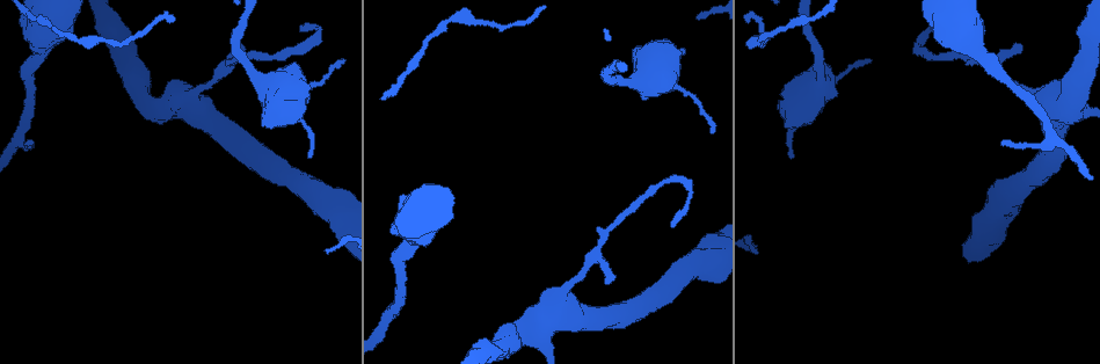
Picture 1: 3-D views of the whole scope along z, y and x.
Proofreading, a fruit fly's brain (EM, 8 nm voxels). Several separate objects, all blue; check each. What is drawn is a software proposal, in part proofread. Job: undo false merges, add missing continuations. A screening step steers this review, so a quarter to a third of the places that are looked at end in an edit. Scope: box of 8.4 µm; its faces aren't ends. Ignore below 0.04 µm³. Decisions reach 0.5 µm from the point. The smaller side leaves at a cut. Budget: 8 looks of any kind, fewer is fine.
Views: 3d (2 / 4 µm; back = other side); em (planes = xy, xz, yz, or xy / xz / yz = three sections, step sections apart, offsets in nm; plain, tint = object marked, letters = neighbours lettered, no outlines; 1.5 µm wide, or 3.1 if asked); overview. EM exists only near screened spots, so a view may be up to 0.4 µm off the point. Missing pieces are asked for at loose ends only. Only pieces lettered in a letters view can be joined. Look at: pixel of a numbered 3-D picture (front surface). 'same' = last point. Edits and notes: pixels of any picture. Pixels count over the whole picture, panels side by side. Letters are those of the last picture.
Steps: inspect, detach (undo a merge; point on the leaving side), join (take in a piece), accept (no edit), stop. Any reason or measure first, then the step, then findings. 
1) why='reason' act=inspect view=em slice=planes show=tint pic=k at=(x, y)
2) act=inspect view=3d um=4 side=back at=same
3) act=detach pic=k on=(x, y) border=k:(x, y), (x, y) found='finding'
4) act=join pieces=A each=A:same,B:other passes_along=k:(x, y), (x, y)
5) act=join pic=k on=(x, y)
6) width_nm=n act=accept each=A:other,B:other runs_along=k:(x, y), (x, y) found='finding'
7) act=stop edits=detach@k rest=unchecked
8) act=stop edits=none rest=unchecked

why='thin end' act=inspect view=em slice=xz step=8 show=tint pic=1 at=(300, 30)

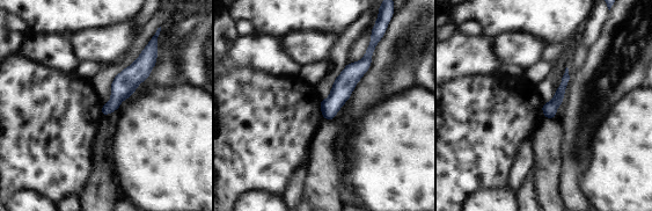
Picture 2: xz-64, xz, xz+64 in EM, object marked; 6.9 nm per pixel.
act=inspect view=em slice=planes show=letters at=same

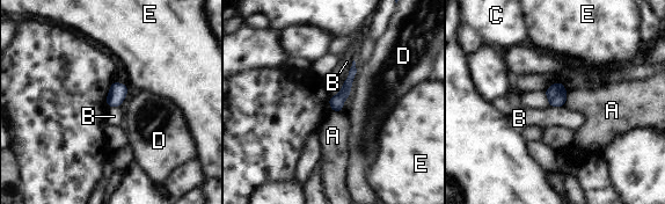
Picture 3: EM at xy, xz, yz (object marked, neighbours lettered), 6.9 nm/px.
act=accept each=A:other,B:other,C:other,D:other,E:other border=3:(564, 104), (549, 107) found='no lettered piece goes on from it'

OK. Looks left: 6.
why='thin end' act=inspect view=em slice=planes show=letters pic=1 at=(868, 59)

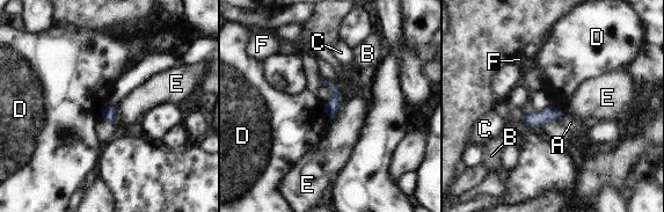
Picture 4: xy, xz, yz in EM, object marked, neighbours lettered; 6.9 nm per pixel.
act=accept each=A:other,B:other,C:other,D:other,E:other,F:other found='none of them fits'

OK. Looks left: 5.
why='tapers out' act=inspect view=em slice=planes show=letters pic=1 at=(1000, 143)

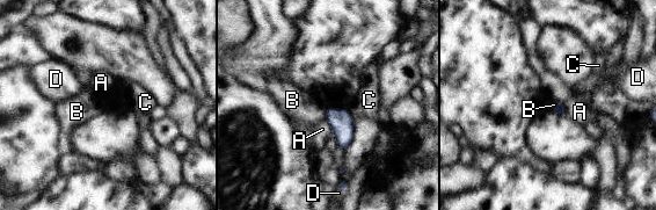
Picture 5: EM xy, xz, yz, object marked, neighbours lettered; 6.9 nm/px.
act=accept each=A:other,B:other,C:other,D:other border=5:(327, 109), (325, 116) found='no lettered piece goes on from it'

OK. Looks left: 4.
act=stop edits=none rest=unchecked

